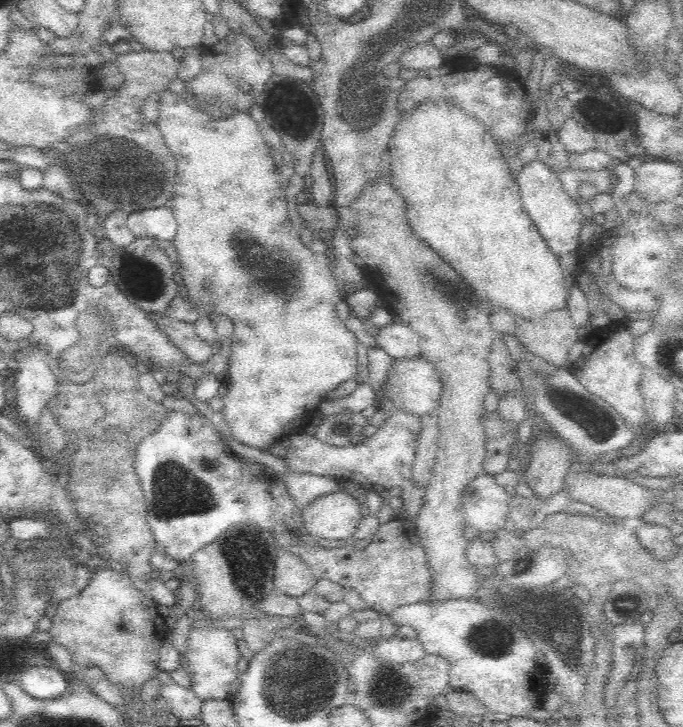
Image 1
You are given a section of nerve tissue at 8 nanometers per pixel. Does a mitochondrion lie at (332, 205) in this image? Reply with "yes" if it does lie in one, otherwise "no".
no

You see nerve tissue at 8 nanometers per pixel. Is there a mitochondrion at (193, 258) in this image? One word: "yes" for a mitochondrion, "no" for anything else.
no

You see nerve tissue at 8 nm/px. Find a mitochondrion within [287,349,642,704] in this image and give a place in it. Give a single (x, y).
(547, 621)

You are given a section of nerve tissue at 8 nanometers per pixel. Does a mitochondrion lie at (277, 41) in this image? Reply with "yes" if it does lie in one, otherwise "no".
no

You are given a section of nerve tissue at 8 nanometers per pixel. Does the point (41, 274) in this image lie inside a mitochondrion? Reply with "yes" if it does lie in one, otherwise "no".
yes

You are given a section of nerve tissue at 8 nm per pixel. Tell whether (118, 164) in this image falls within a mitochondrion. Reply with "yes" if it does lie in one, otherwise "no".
yes

